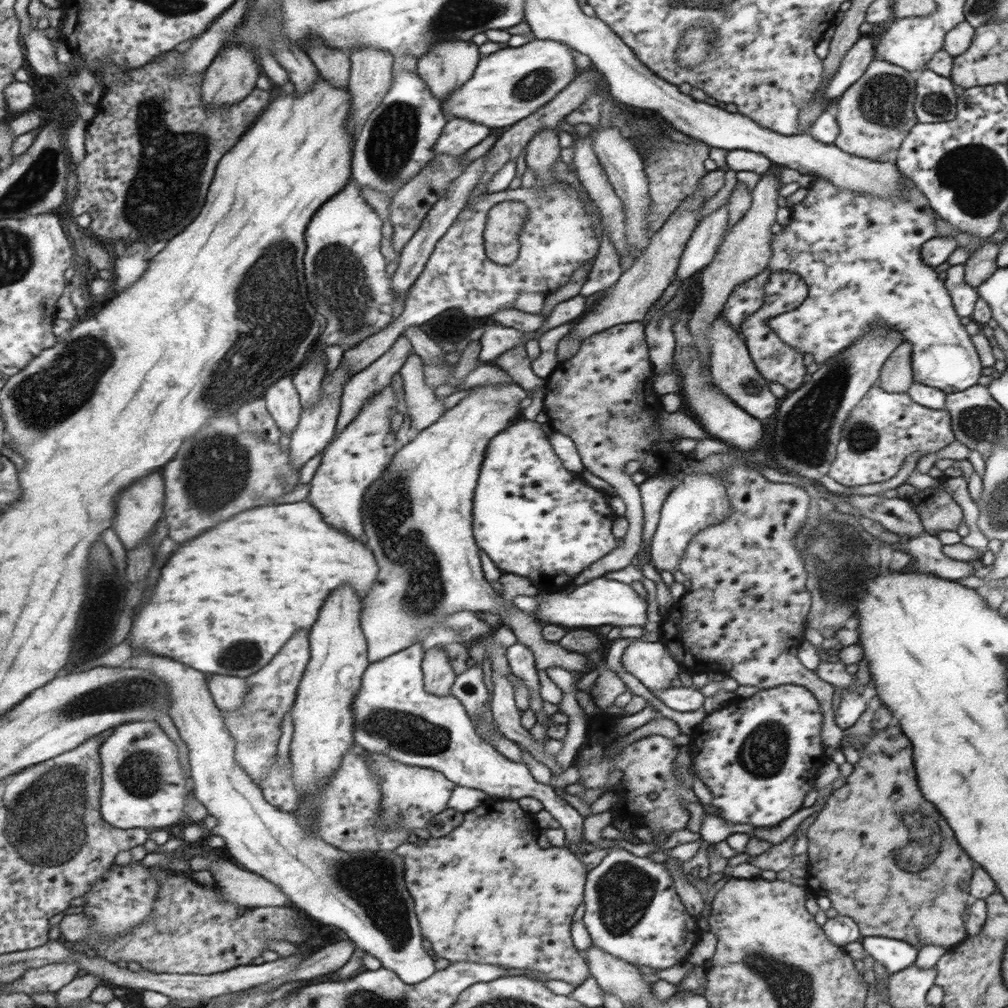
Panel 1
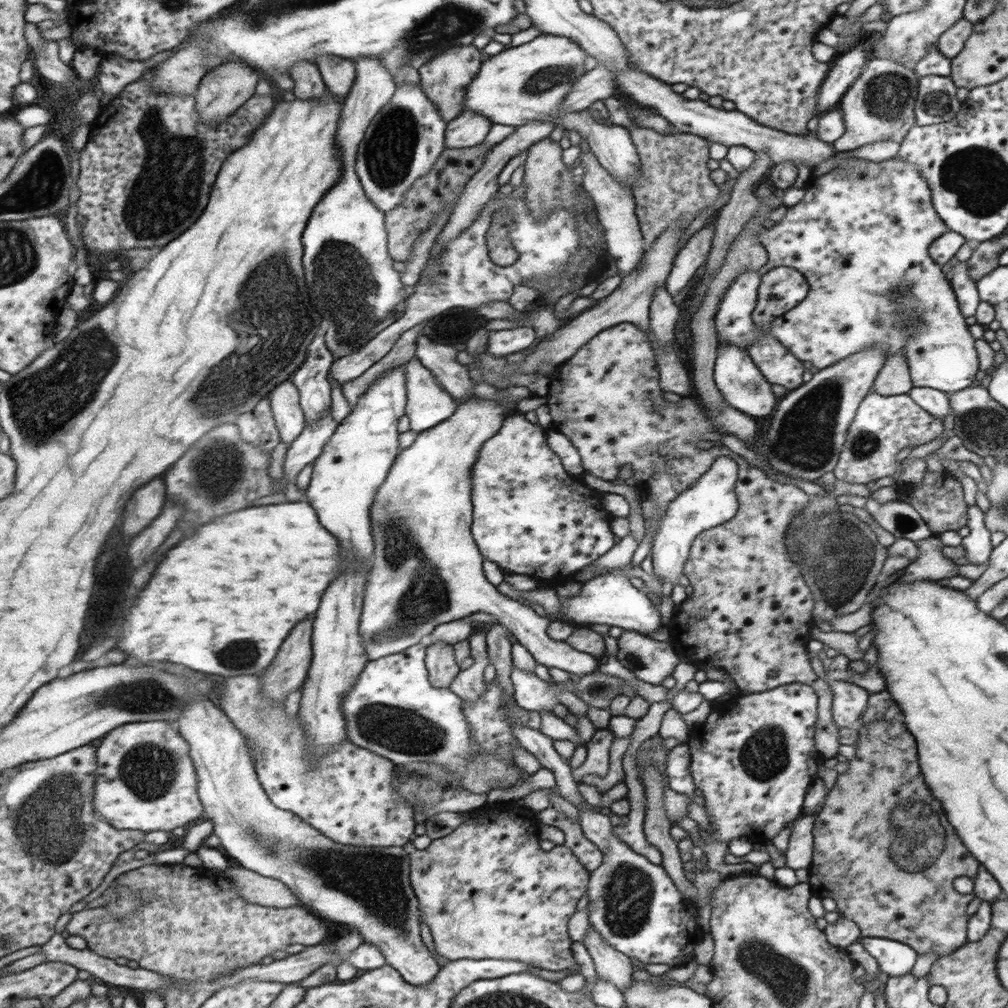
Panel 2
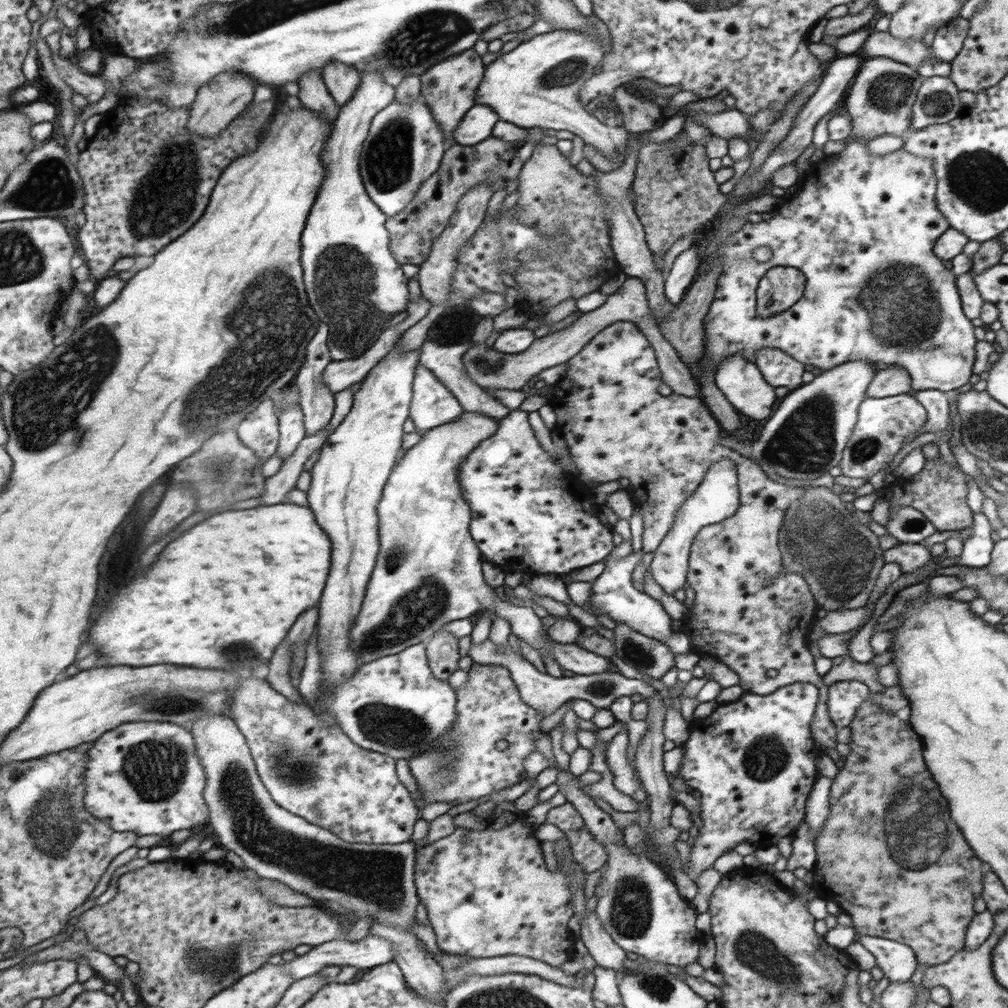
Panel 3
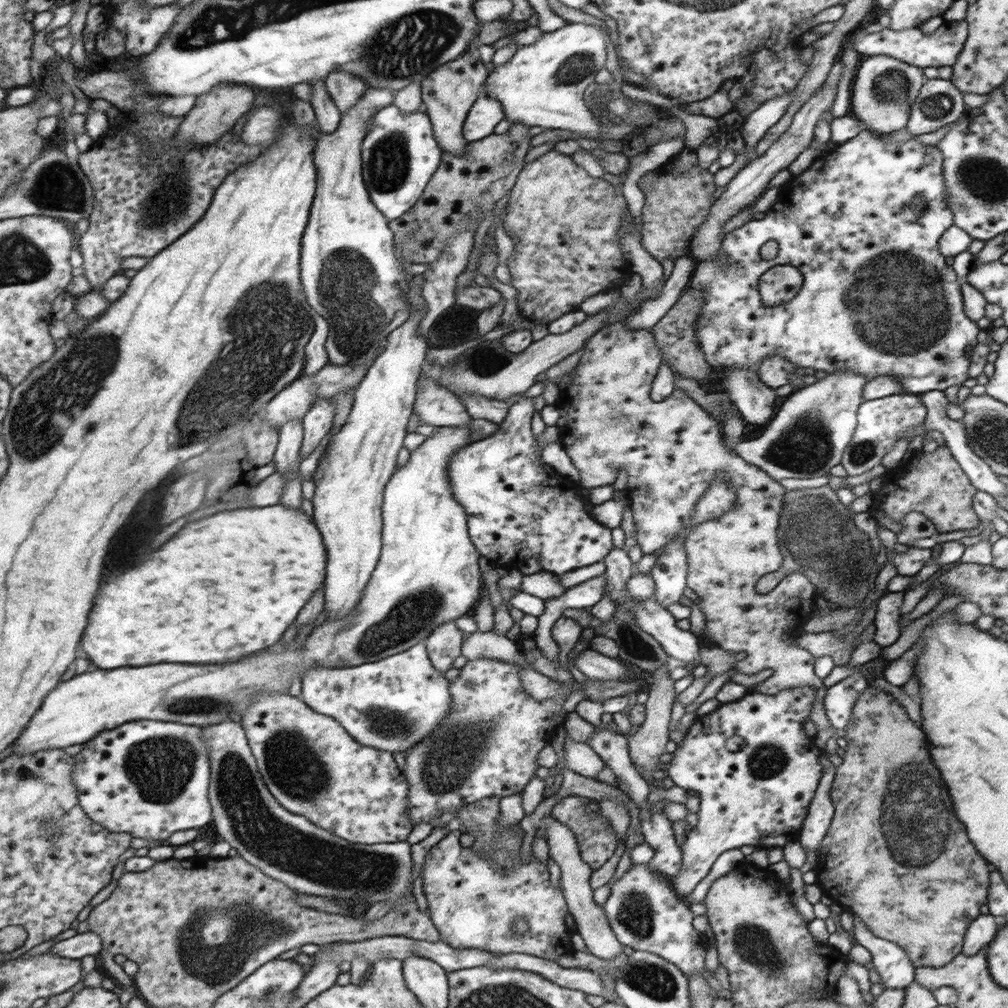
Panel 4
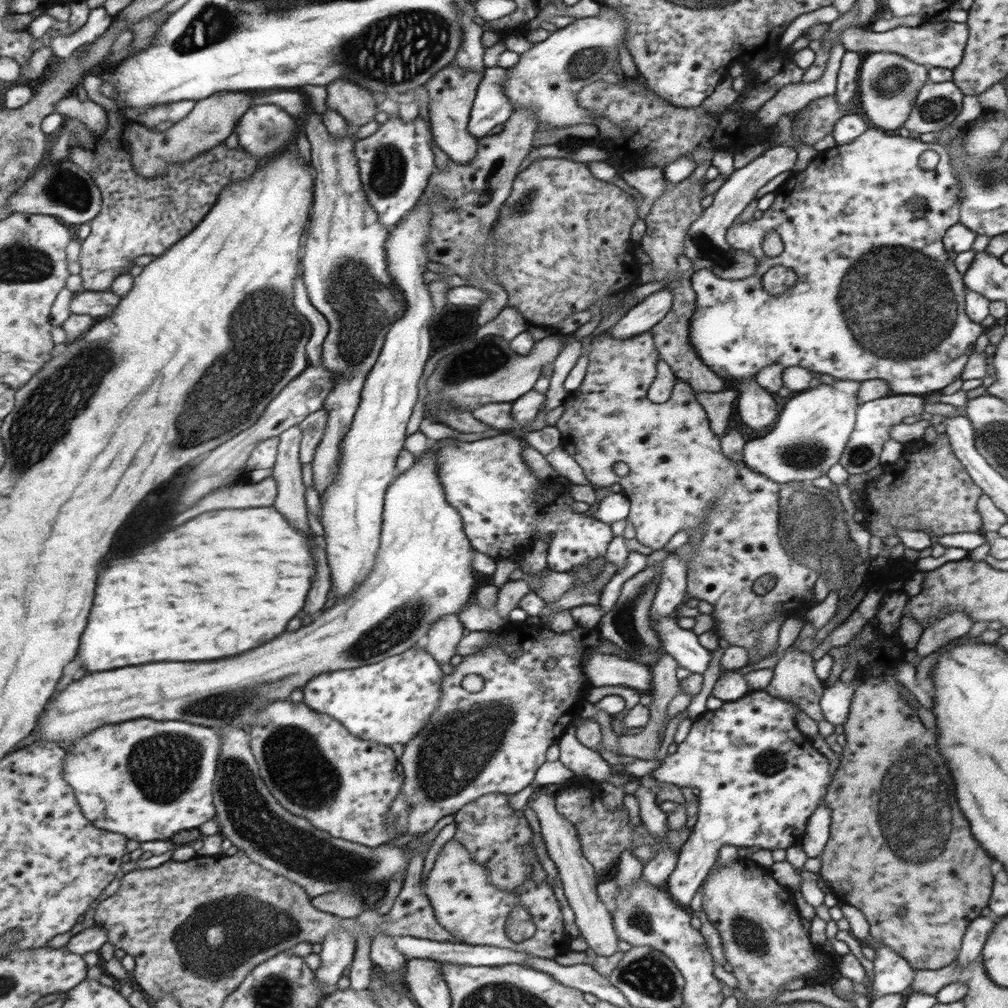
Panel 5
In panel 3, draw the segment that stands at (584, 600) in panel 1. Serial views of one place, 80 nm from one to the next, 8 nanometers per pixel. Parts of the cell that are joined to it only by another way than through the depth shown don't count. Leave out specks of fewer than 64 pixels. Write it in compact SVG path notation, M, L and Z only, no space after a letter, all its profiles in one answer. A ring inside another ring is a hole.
M644 552L630 553L626 558L608 558L603 573L592 583L590 602L584 607L588 612L607 614L617 623L623 622L632 630L663 642L676 655L692 655L690 639L683 633L671 628L672 618L662 604L640 592L633 586L632 572L642 560Z

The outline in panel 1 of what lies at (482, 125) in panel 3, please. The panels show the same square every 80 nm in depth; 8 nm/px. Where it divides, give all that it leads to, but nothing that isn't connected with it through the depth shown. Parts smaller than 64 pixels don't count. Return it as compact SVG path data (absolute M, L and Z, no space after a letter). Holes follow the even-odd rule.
M452 118L436 142L435 154L461 156L472 146L480 144L492 130L474 121Z

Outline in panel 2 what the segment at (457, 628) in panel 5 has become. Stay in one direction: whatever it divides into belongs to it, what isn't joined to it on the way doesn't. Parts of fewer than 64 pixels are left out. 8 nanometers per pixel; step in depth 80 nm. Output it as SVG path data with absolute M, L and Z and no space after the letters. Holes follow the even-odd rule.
M447 642L427 643L426 665L431 684L436 688L449 688L461 671L454 659L454 648Z

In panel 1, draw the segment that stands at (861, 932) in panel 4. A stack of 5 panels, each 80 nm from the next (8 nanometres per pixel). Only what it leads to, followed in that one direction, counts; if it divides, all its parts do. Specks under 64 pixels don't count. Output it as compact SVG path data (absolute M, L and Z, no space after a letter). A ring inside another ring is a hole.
M862 937L860 943L875 961L880 961L880 964L887 968L890 974L904 971L918 958L919 949L915 945L891 937Z

